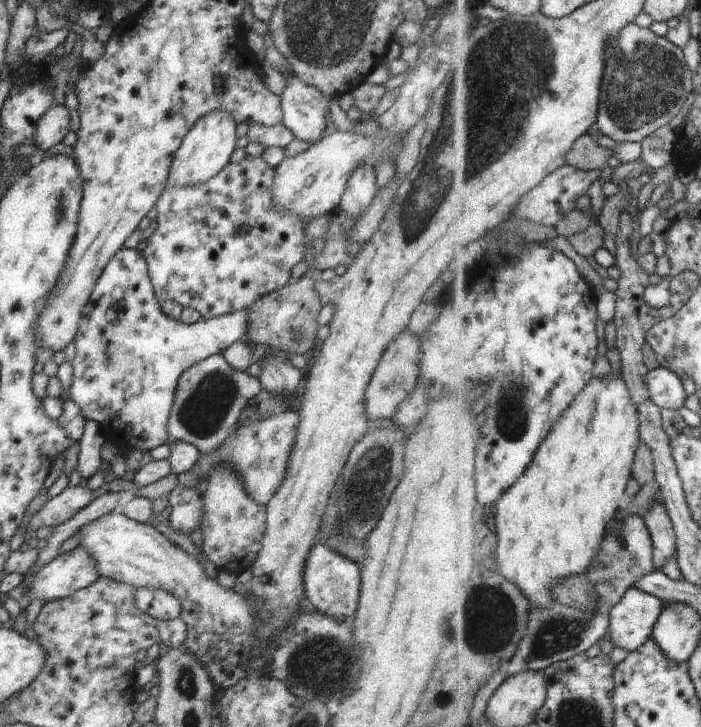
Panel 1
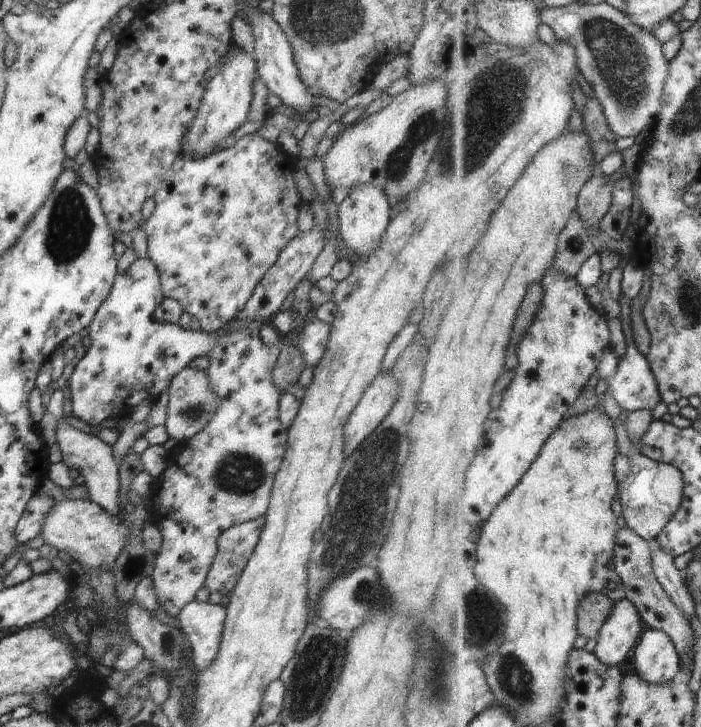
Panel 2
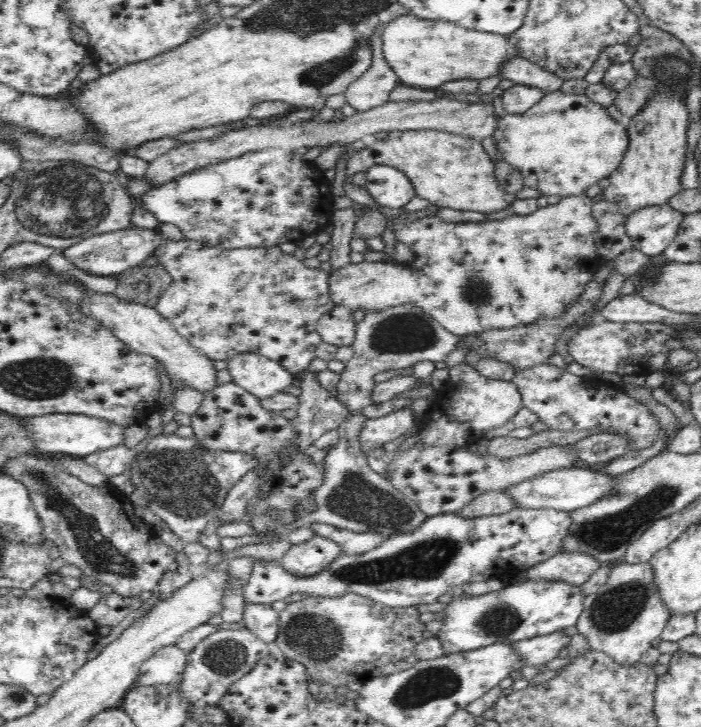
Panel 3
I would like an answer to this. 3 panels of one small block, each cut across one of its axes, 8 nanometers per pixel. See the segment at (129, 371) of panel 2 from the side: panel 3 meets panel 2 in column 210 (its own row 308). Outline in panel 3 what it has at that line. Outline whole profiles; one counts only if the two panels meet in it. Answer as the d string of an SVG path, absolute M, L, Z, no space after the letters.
M338 306L324 314L316 326L321 339L334 346L348 346L355 340L356 324L347 306Z

